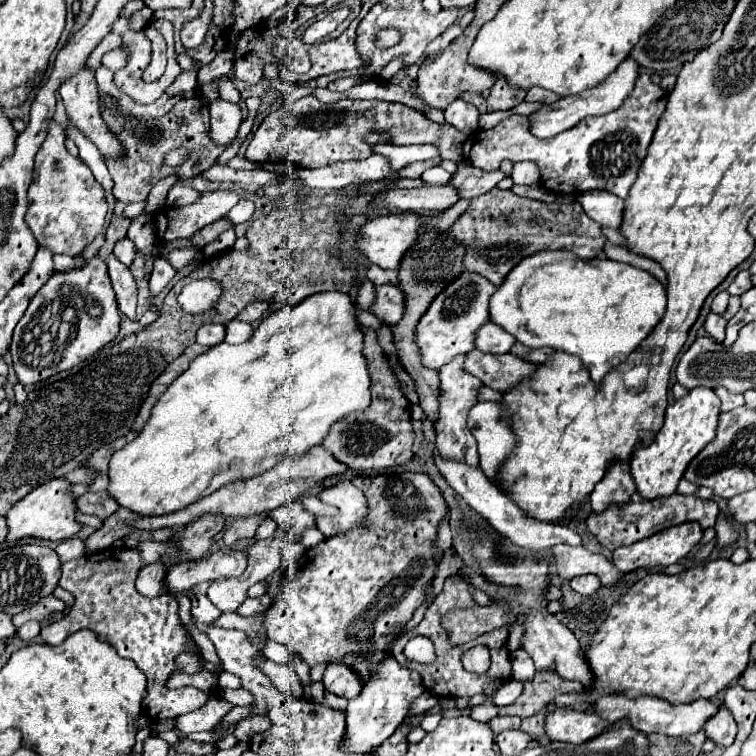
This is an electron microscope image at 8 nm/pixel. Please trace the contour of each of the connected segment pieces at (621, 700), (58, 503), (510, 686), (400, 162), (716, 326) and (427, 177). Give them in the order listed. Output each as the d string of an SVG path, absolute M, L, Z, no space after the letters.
M601 696L593 710L611 724L615 724L617 720L629 720L629 724L643 734L661 732L667 736L681 736L681 734L693 734L693 732L703 730L707 718L715 716L719 712L719 706L713 704L711 700L705 700L705 698L699 698L691 704L671 706L669 702L665 702L661 698L647 698L647 696L635 698L635 700L629 700L627 696Z
M51 480L43 486L37 486L27 494L27 498L21 498L11 506L7 512L7 536L5 542L15 544L23 538L39 538L39 540L65 540L69 534L77 534L81 530L81 524L75 520L77 504L75 498L69 496L69 482L67 480Z
M515 680L505 682L503 688L495 692L493 704L495 706L509 706L509 704L513 704L521 696L521 692L523 692L523 684L521 682L515 682Z
M377 144L375 152L383 158L387 158L391 172L397 172L409 163L424 161L439 156L437 147L430 144L397 146L394 144Z
M709 314L707 316L707 320L705 320L705 330L715 338L715 340L719 340L719 342L723 342L723 338L725 338L725 324L727 324L727 320L723 318L723 316L717 316L717 314Z
M437 166L437 168L423 172L421 178L423 178L423 182L429 182L429 184L445 184L445 182L451 180L451 174L445 172L441 166Z

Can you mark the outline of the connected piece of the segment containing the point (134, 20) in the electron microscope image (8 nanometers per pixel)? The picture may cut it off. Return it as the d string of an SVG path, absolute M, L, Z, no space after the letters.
M145 6L130 16L130 27L133 30L142 29L152 18L153 11Z

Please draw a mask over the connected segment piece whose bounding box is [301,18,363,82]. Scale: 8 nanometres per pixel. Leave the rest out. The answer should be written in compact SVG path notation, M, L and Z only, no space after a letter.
M355 18L339 38L333 38L329 42L319 42L309 48L309 58L311 58L313 66L307 72L307 76L301 78L301 82L319 78L323 74L341 72L341 70L357 72L363 66L361 58L355 50L355 30L357 30L359 22L361 20Z

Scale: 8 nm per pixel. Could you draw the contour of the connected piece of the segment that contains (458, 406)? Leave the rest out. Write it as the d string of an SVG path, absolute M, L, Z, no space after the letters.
M457 356L455 360L451 360L449 364L439 368L439 418L435 428L435 436L437 436L437 448L451 460L463 460L471 466L479 466L479 454L477 454L477 442L471 436L471 432L467 430L467 414L471 410L471 406L475 406L477 402L477 388L481 386L481 380L467 374L463 370L463 360L465 356Z

